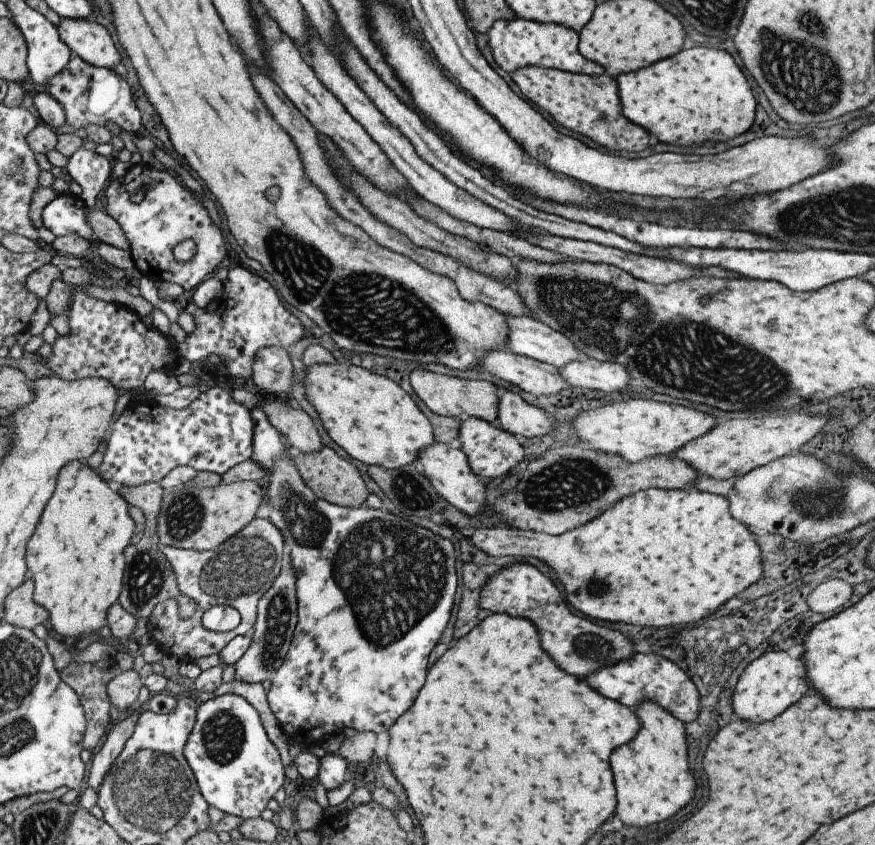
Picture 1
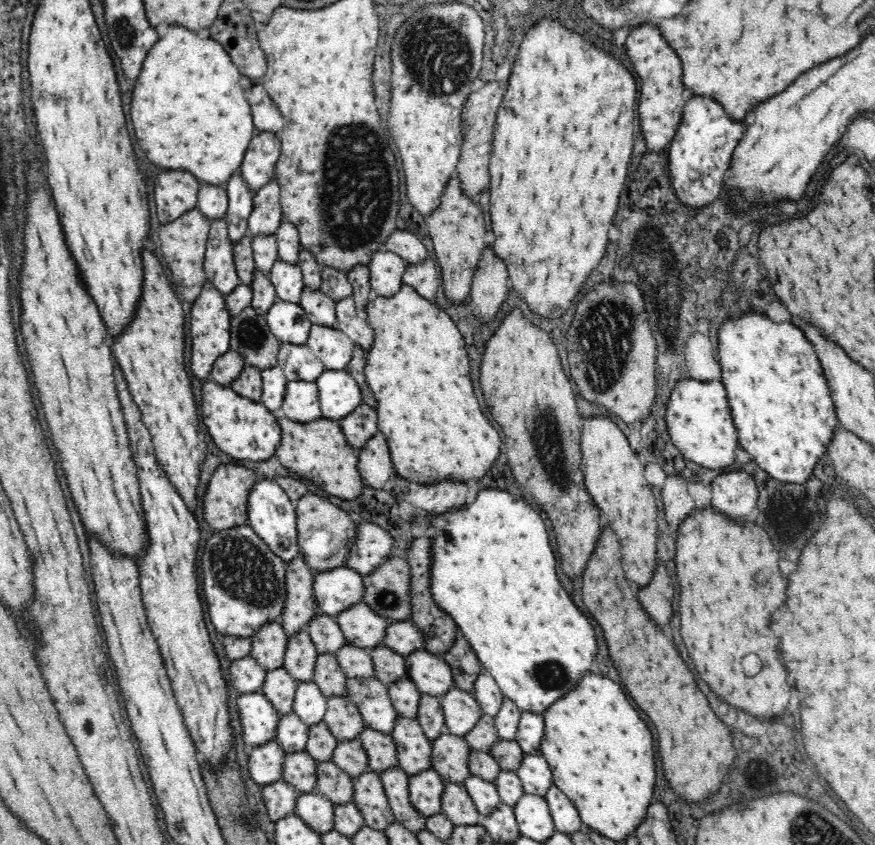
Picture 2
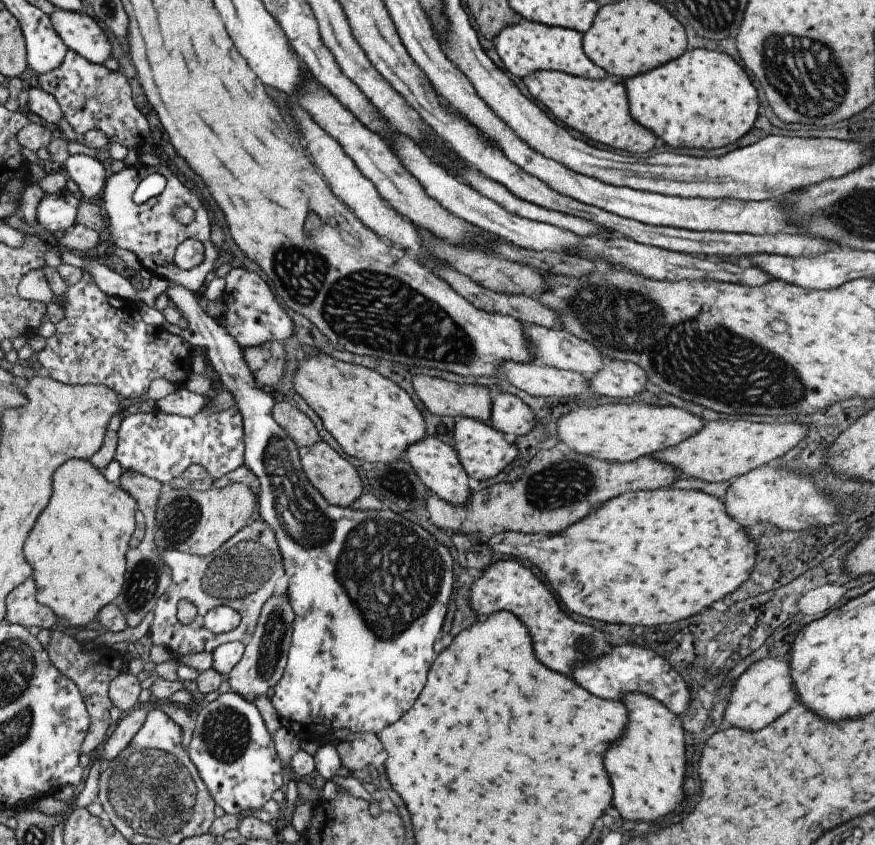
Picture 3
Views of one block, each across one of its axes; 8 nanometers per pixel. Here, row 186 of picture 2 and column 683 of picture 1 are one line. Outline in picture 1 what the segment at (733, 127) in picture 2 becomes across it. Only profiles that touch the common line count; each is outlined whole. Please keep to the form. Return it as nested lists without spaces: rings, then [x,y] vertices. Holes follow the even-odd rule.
[[[632,653],[632,656],[619,660],[615,665],[588,674],[586,682],[604,698],[622,702],[633,710],[642,701],[655,702],[664,706],[670,714],[683,723],[696,719],[701,710],[700,694],[696,685],[686,674],[682,674],[682,670],[674,662],[656,653]]]

